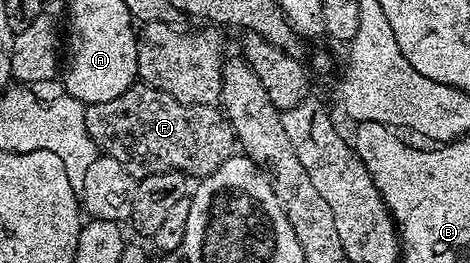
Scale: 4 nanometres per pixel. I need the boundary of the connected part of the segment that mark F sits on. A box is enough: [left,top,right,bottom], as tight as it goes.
[84,81,238,180]

